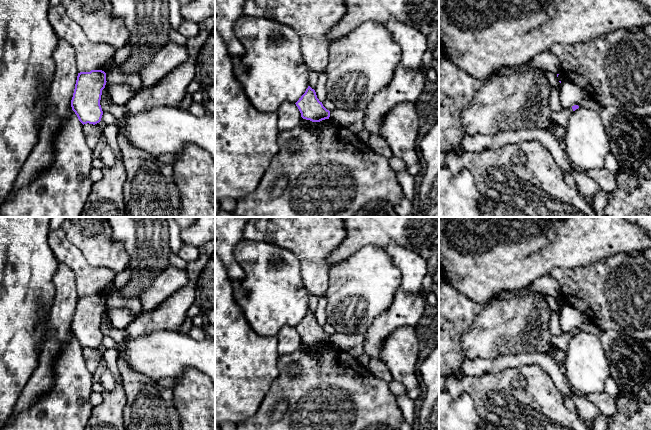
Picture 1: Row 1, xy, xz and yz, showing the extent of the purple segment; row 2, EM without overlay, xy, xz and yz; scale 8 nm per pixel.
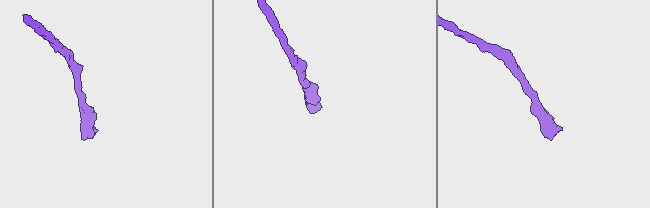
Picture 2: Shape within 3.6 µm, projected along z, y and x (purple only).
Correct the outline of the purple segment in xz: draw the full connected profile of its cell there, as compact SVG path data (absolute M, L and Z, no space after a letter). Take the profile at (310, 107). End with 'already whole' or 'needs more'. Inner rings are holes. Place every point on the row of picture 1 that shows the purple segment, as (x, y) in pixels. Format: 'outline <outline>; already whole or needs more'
outline M310 86L295 104L303 119L320 122L330 117L330 111L323 106L317 98L315 90Z; already whole

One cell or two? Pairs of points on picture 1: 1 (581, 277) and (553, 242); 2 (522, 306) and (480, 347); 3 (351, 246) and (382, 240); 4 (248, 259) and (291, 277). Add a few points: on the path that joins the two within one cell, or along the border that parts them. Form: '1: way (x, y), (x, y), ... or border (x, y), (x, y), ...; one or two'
1: border (597, 261), (573, 268), (554, 268), (551, 271); two
2: way (512, 316), (490, 337); one
3: way (359, 240), (374, 240); one
4: way (259, 260), (276, 277), (280, 277); one

